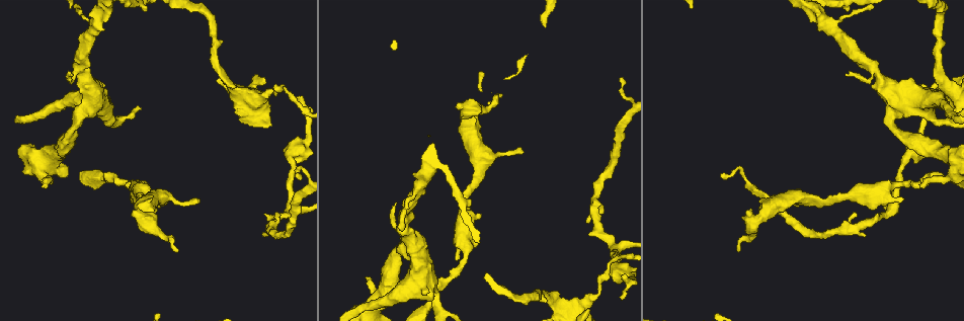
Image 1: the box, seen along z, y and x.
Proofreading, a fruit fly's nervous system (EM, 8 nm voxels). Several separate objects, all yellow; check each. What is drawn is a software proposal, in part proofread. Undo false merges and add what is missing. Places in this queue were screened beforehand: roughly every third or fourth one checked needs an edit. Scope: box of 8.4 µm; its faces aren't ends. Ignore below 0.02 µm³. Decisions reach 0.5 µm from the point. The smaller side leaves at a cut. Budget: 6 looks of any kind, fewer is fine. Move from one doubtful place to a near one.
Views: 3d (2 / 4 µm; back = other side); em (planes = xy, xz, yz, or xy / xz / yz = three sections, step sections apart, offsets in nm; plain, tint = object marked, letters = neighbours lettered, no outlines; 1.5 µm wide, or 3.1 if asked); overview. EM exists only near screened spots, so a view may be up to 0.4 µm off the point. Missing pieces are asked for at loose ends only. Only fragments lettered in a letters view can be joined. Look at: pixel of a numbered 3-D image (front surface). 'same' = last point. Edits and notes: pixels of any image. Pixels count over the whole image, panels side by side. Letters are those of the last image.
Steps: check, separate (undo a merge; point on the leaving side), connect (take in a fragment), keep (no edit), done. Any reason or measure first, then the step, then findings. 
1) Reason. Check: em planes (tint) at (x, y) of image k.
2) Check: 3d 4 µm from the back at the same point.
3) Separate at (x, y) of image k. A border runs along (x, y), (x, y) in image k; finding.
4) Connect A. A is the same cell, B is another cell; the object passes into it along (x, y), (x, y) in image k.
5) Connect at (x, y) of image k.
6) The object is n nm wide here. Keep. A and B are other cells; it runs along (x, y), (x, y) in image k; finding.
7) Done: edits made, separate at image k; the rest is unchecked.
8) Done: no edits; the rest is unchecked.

Branch stops here. Check: em xy step 4 (letters) at (500, 95) of image 1.

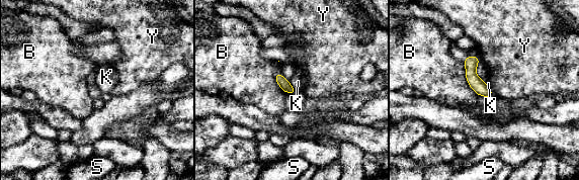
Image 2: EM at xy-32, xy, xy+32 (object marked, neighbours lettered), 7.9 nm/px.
Check: em planes (letters) at the same point.

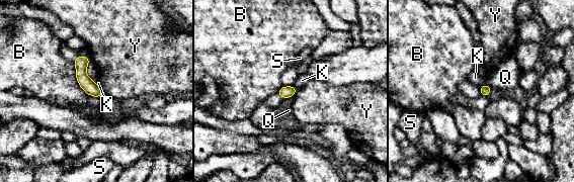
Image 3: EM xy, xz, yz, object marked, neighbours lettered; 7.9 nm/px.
The object is 80 nm wide here. Keep. B, K, Q, S and Y are other cells; it runs along (77, 61), (82, 78), (98, 94) in image 3; no lettered fragment goes on from it.

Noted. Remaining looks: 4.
Branch stops here. Check: 3d 2 µm from the back at (854, 212) of image 1.

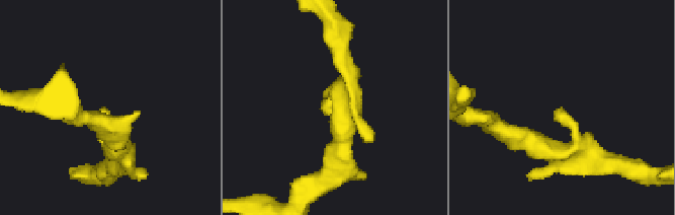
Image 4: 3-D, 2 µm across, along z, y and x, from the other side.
The arms are 190, 190 nm wide. Check: em xz step 4 (tint) at (329, 111) of image 4.

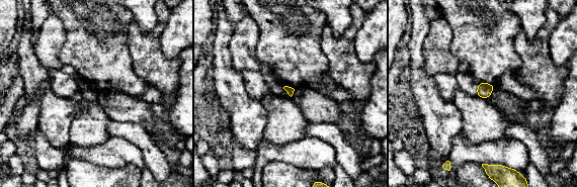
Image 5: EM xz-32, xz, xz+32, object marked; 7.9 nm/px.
Check: em planes (letters) at the same point.

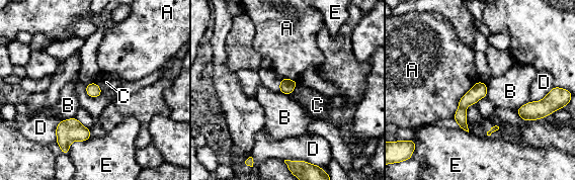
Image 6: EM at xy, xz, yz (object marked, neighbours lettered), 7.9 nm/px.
Keep. A, B, C, D and E are other cells; a border runs along (75, 116), (61, 120) in image 6; none of them fits.

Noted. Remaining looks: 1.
Tapers out. Check: em planes (letters) at (520, 150) of image 1.

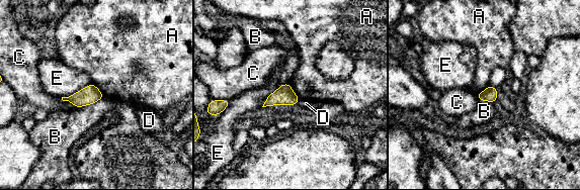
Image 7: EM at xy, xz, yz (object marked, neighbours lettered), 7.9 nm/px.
Keep. A, B, C, D and E are other cells; none of them fits.

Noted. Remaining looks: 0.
Done: no edits; the rest is unchecked.

